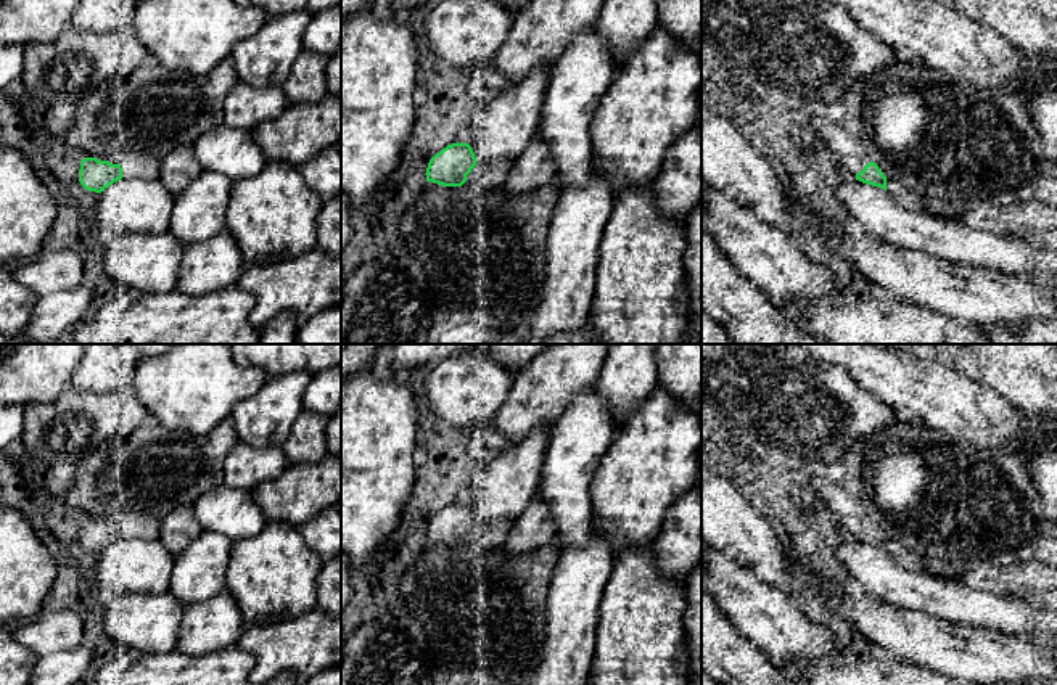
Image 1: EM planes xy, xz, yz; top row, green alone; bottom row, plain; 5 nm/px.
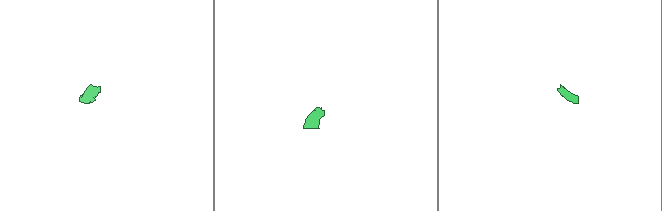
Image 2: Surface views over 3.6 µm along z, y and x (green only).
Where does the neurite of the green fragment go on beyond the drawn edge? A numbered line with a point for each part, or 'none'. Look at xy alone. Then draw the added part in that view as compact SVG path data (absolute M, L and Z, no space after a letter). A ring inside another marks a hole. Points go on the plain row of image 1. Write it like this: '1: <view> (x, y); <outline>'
1: xy (135, 525); M124 511L97 518L122 527L122 539L158 539L162 519L143 511Z

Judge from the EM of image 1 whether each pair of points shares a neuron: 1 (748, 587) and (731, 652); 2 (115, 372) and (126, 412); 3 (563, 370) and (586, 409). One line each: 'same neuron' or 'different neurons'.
1: different neurons
2: different neurons
3: different neurons

